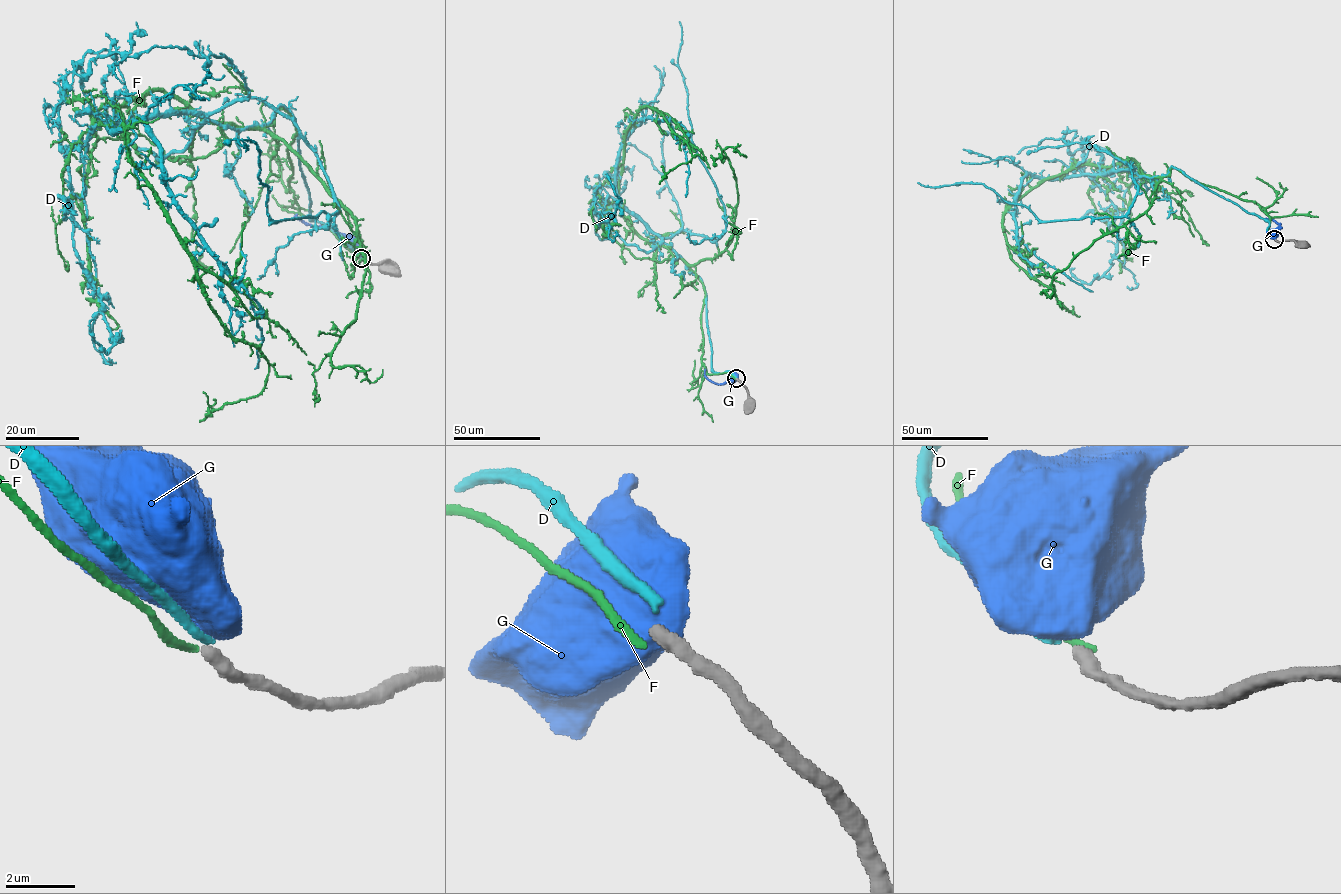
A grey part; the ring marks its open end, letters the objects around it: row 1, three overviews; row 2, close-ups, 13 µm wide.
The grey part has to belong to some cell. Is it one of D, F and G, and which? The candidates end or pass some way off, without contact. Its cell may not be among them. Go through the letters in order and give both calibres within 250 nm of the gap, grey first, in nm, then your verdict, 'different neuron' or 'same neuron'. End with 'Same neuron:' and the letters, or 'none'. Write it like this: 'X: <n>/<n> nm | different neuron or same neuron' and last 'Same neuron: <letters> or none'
D: 420/280 nm | different neuron
F: 420/280 nm | different neuron
G: 420/950 nm | different neuron
Same neuron: none

